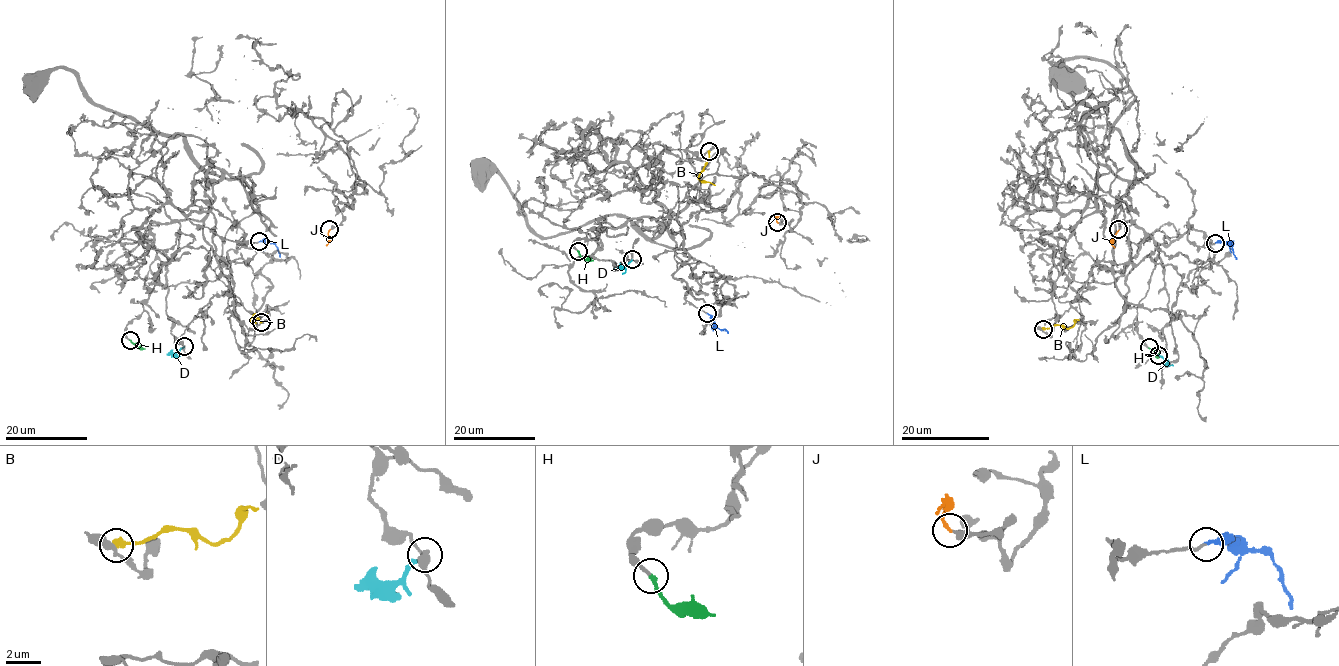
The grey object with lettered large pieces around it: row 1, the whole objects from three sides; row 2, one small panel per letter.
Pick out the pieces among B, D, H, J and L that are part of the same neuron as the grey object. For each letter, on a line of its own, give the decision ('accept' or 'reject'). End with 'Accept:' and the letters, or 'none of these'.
B: reject
D: reject
H: reject
J: accept
L: accept
Accept: J, L

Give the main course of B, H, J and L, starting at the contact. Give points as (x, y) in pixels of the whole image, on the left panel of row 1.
B: (261, 322), (258, 319), (251, 321), (258, 314), (267, 314)
H: (129, 339), (145, 349)
J: (329, 229), (326, 246)
L: (259, 242), (268, 241), (276, 246), (280, 257)

